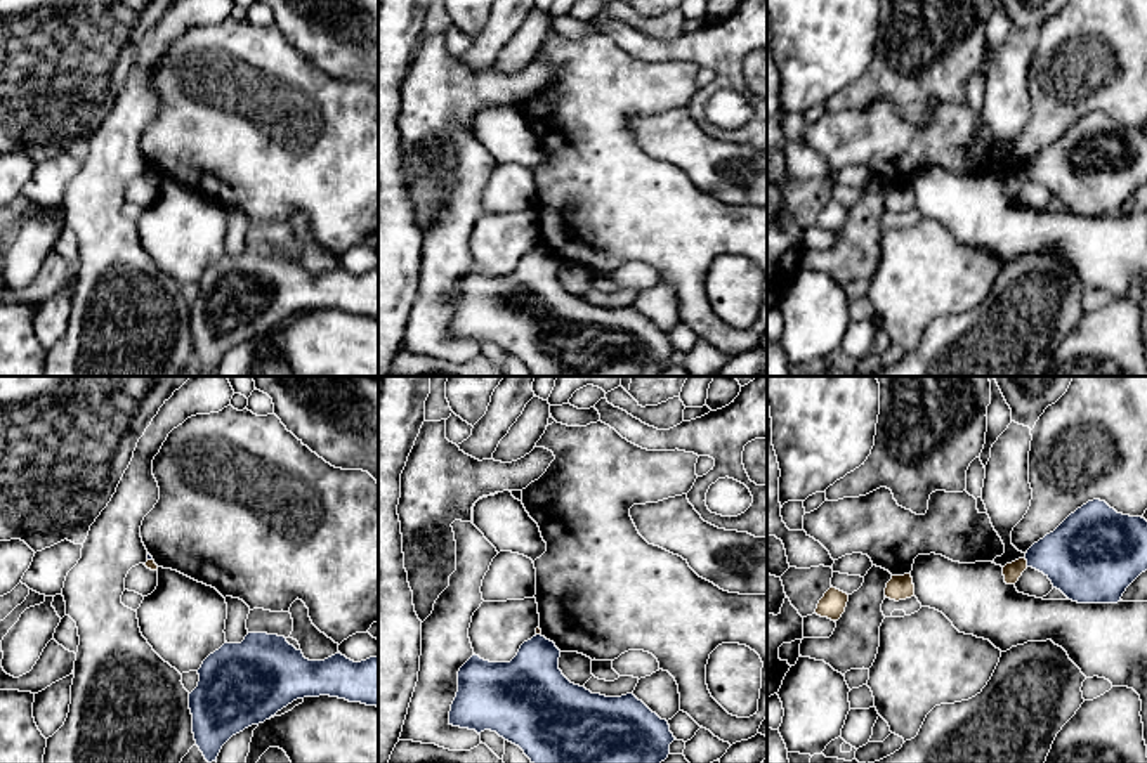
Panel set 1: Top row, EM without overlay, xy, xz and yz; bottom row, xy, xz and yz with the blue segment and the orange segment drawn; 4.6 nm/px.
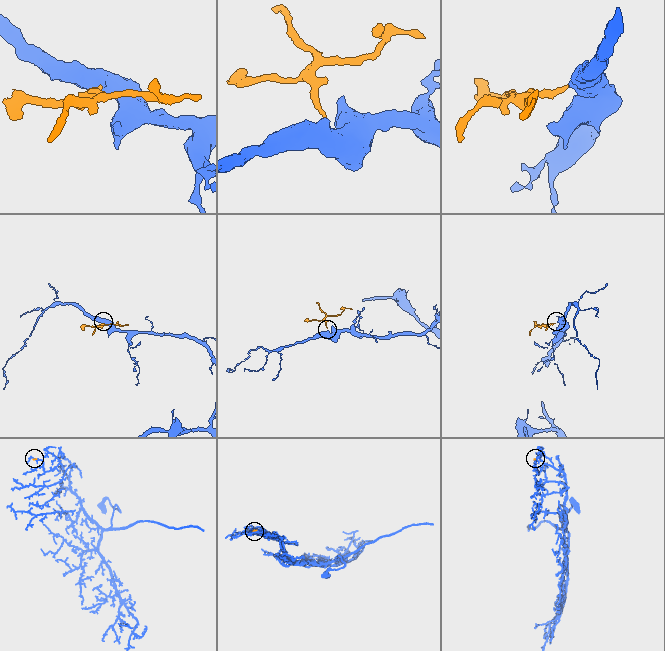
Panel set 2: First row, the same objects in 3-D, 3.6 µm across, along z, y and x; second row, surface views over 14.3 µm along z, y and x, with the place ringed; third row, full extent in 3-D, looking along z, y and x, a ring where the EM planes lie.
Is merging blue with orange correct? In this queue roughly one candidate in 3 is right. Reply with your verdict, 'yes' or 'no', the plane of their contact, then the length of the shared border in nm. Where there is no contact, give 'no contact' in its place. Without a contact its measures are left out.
no | yz | 40 nm

